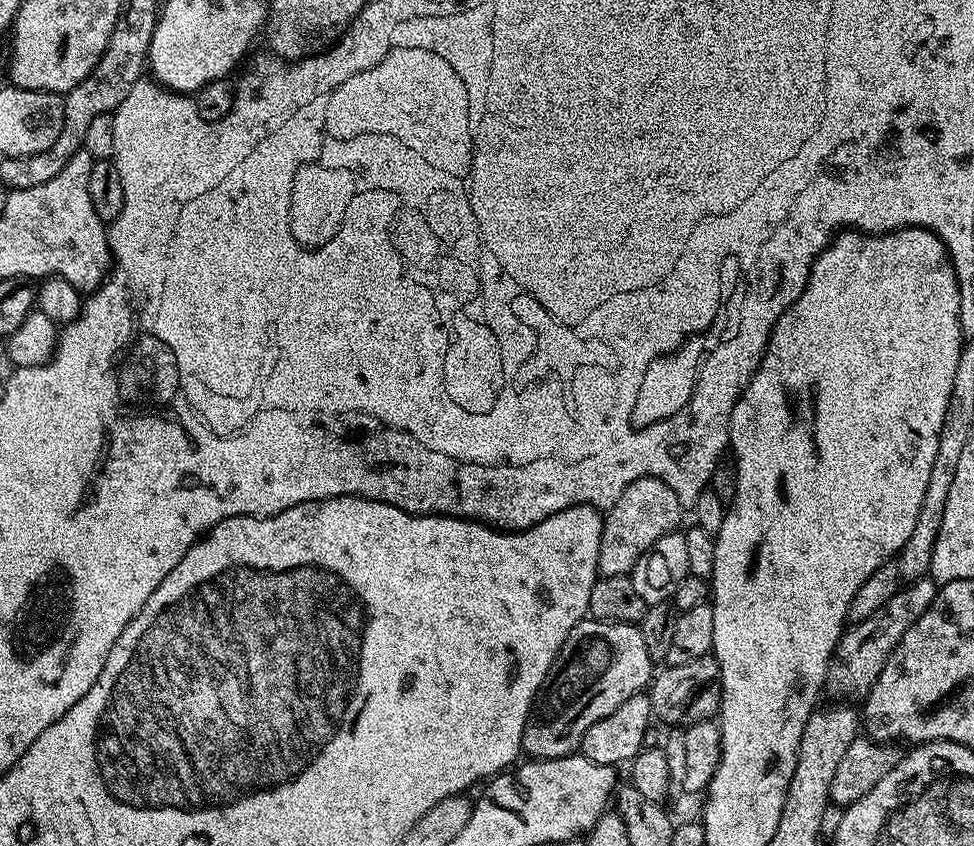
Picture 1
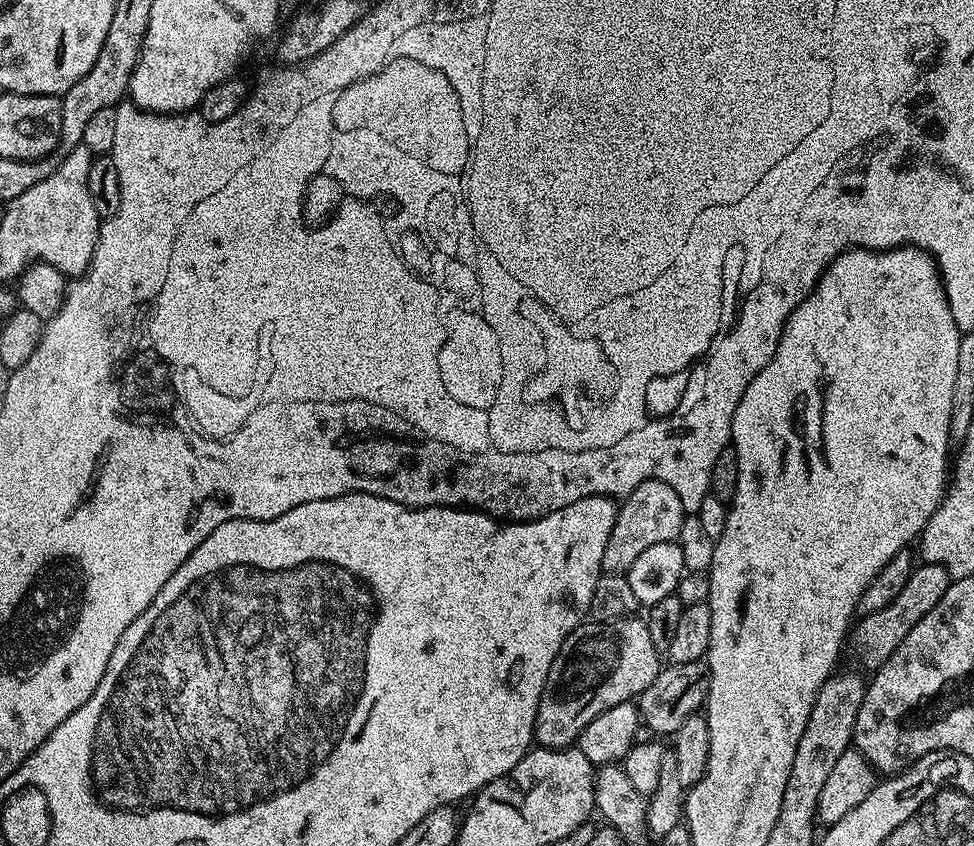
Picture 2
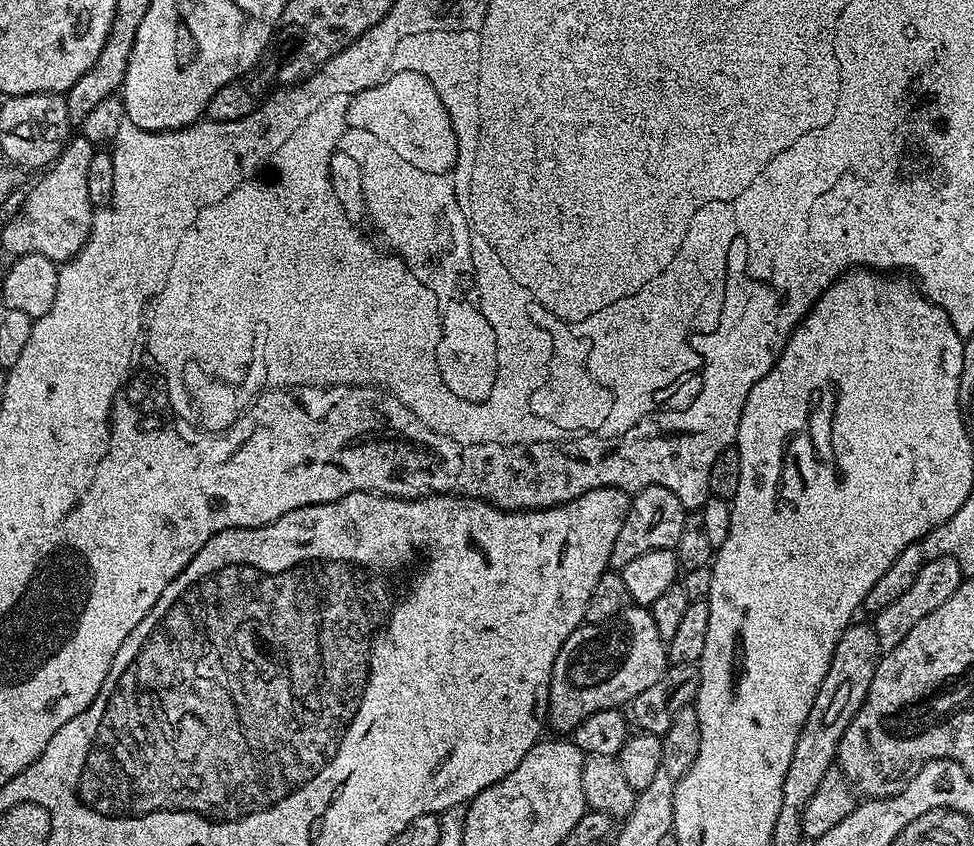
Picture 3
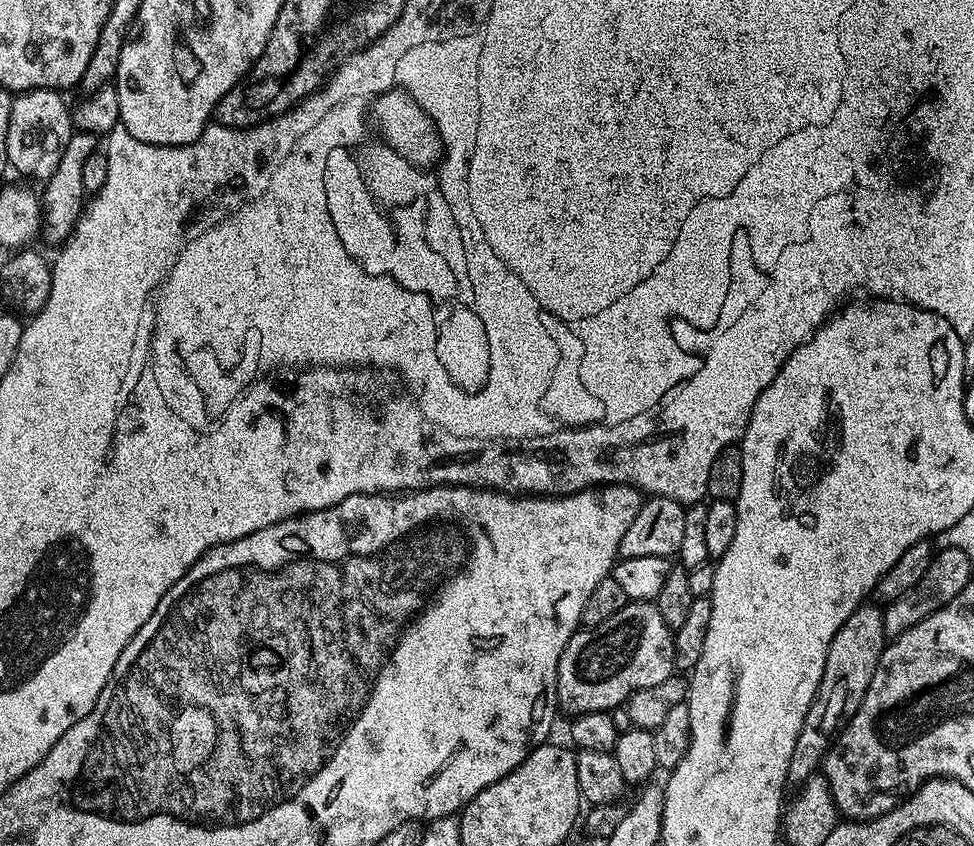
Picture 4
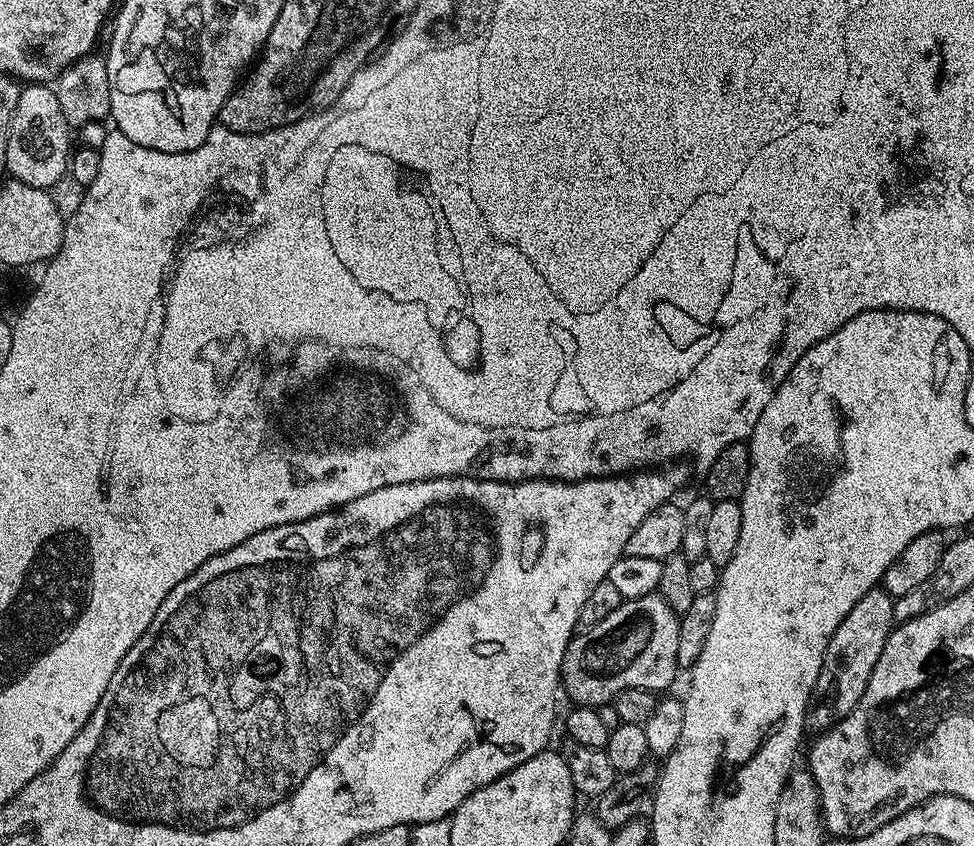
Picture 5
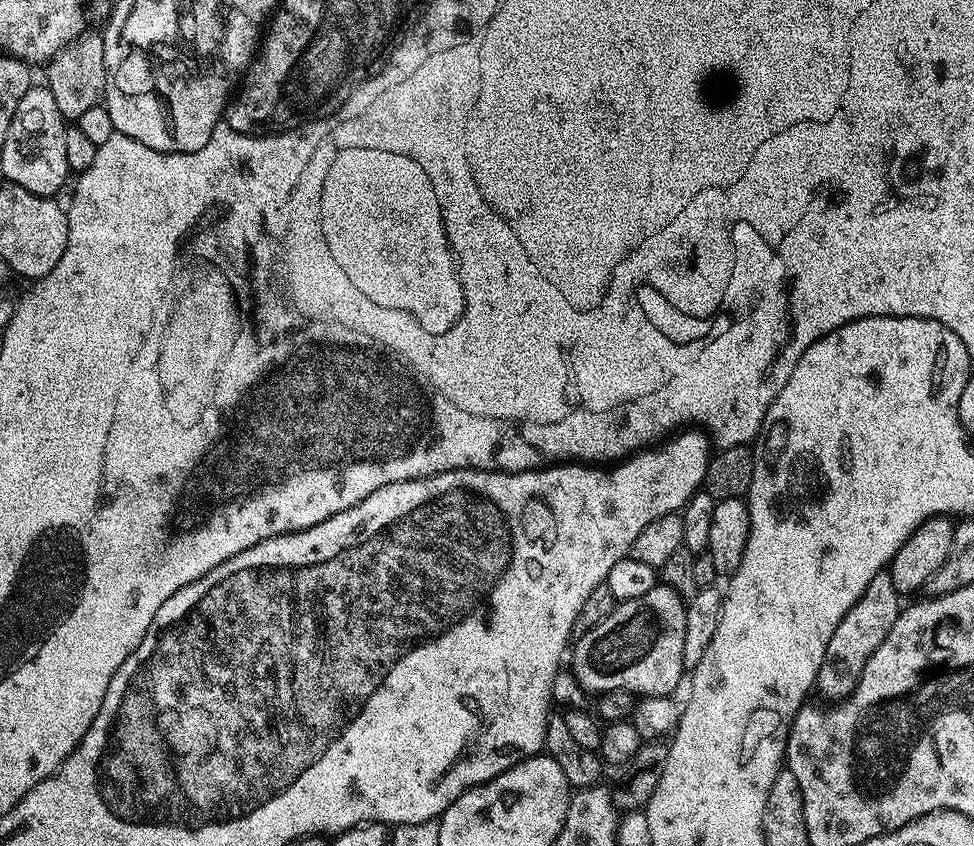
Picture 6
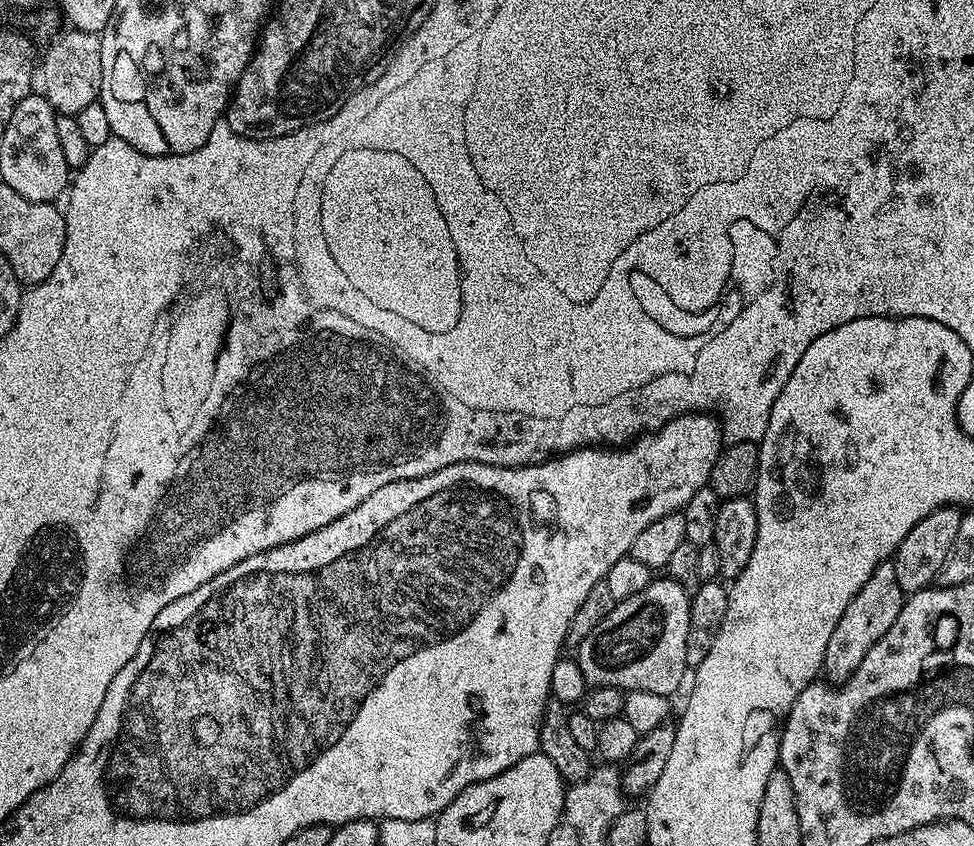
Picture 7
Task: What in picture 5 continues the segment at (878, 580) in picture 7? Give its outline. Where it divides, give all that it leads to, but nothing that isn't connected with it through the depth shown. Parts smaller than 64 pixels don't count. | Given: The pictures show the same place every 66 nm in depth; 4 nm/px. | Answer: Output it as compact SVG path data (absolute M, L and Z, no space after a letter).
M877 586L858 598L854 610L842 618L842 626L834 630L834 638L826 646L822 670L818 674L816 691L812 693L806 724L819 734L832 727L841 716L848 716L862 698L866 682L882 654L894 627L894 597Z

